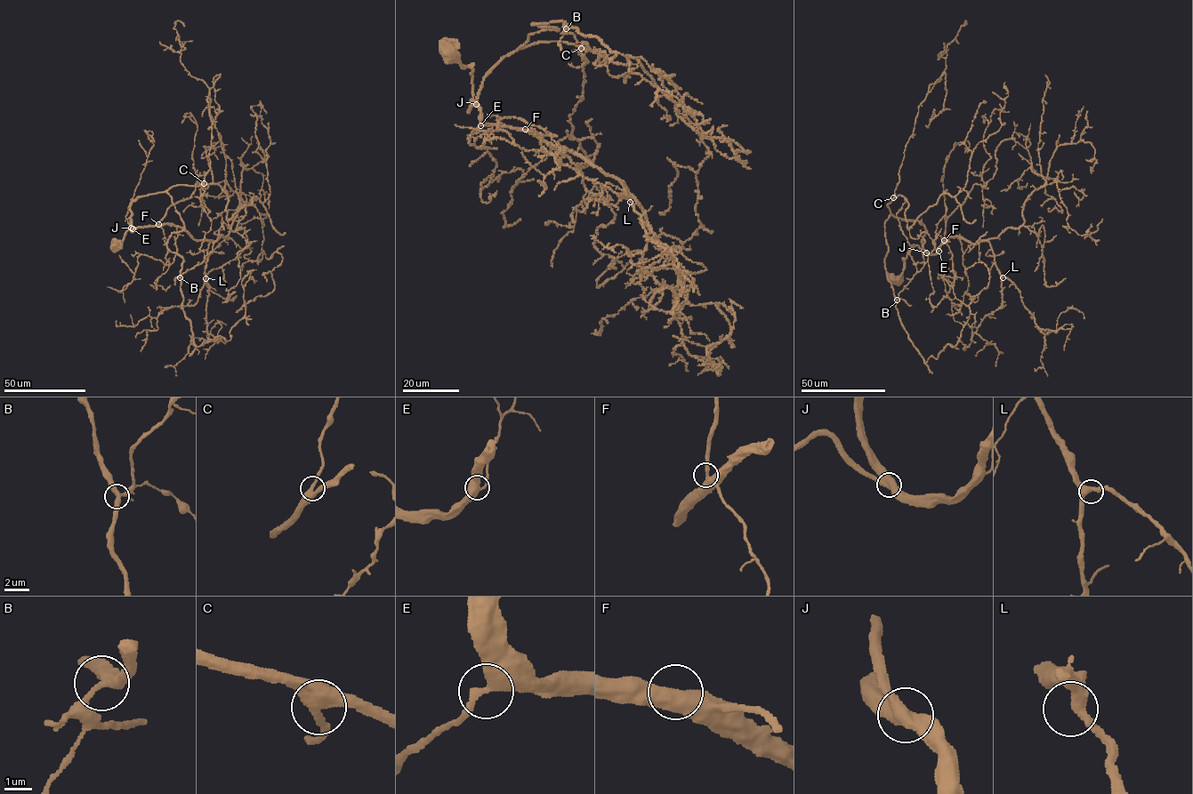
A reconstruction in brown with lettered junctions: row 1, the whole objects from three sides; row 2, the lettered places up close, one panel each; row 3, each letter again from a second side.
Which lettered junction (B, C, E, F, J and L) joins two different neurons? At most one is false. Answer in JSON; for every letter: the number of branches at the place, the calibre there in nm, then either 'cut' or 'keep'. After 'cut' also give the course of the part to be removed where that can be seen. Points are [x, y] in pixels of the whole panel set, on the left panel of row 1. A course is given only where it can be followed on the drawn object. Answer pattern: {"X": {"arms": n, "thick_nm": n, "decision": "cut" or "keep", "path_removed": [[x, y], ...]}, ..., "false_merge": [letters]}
{"B": {"arms": 3, "thick_nm": 360, "decision": "keep"}, "C": {"arms": 3, "thick_nm": 420, "decision": "keep"}, "E": {"arms": 2, "thick_nm": 480, "decision": "keep"}, "F": {"arms": 2, "thick_nm": 400, "decision": "keep"}, "J": {"arms": 2, "thick_nm": 650, "decision": "keep"}, "L": {"arms": 3, "thick_nm": 360, "decision": "keep"}, "false_merge": []}

